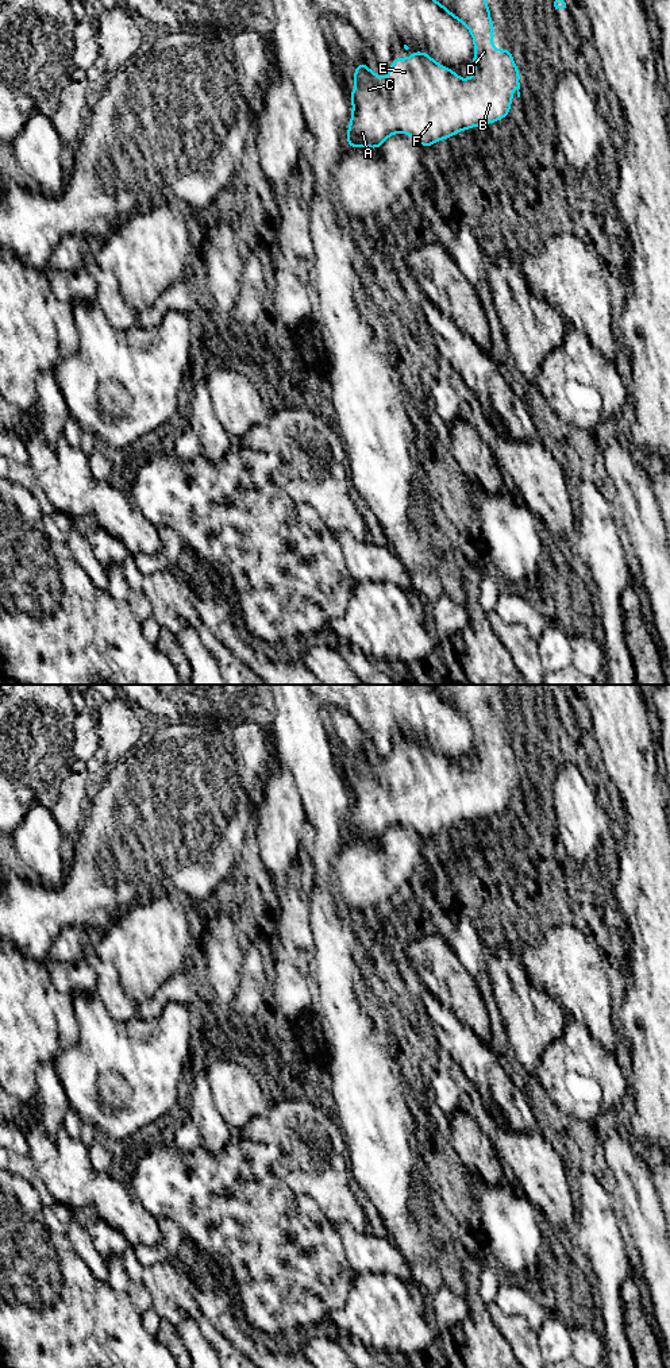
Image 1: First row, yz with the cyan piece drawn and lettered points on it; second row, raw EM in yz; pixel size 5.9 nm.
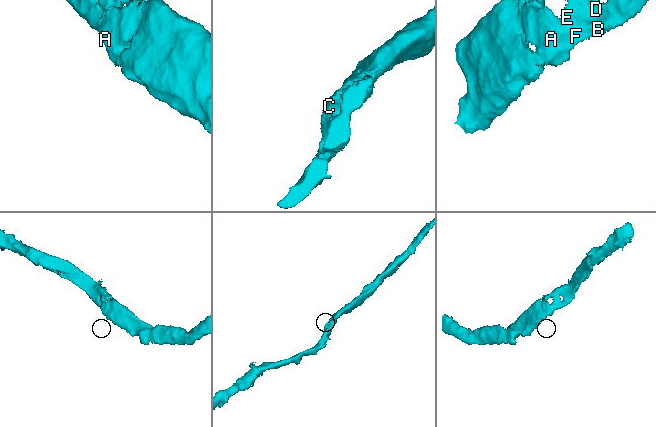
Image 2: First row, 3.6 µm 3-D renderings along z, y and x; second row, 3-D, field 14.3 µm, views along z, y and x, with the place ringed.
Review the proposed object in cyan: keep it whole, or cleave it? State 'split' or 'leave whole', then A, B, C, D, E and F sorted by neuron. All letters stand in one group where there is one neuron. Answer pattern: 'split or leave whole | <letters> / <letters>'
leave whole | A B C D E F

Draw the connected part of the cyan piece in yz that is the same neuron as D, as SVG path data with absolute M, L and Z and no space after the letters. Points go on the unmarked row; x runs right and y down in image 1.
M426 685L448 706L463 714L474 733L473 758L475 764L461 771L459 767L435 754L424 743L412 741L412 749L393 748L388 759L388 770L381 771L370 763L365 752L354 758L355 781L350 783L353 793L351 813L347 820L347 841L351 839L380 840L388 828L404 824L423 839L440 831L448 831L461 821L474 820L505 810L511 802L513 777L520 789L520 763L512 751L512 741L493 741L493 713L484 685Z

